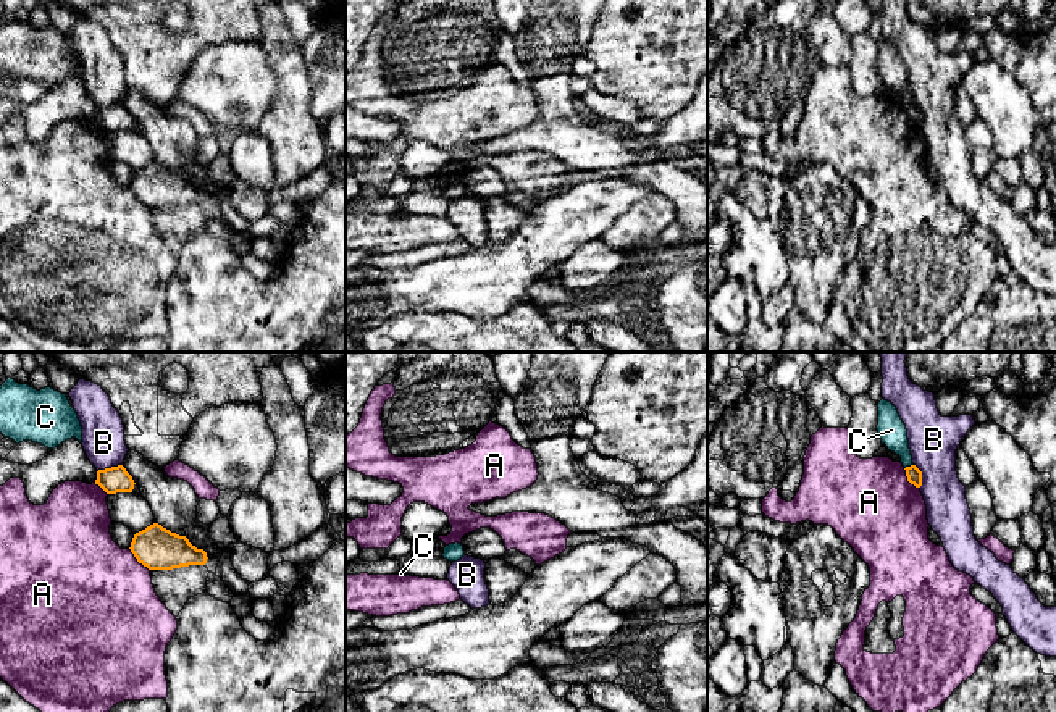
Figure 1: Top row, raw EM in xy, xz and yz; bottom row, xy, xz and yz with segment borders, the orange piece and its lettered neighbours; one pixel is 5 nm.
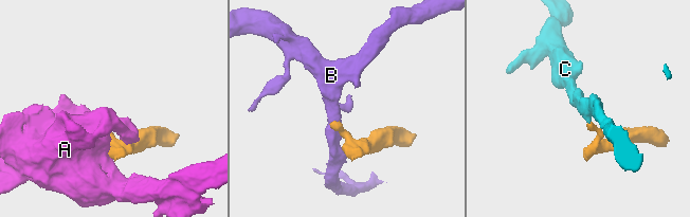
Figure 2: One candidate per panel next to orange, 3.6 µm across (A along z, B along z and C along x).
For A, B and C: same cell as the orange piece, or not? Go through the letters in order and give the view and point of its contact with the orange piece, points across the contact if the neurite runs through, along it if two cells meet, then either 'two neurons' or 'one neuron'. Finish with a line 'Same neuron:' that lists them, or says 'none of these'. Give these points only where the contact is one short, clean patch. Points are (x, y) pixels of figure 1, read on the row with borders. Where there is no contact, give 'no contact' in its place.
A: meets orange in xy at (138, 561); two neurons
B: meets orange in xy at (108, 469); border along xy (121, 464), (97, 472); two neurons
C: meets orange in yz at (908, 467); border along yz (913, 464), (905, 469); two neurons
Same neuron: none of these

